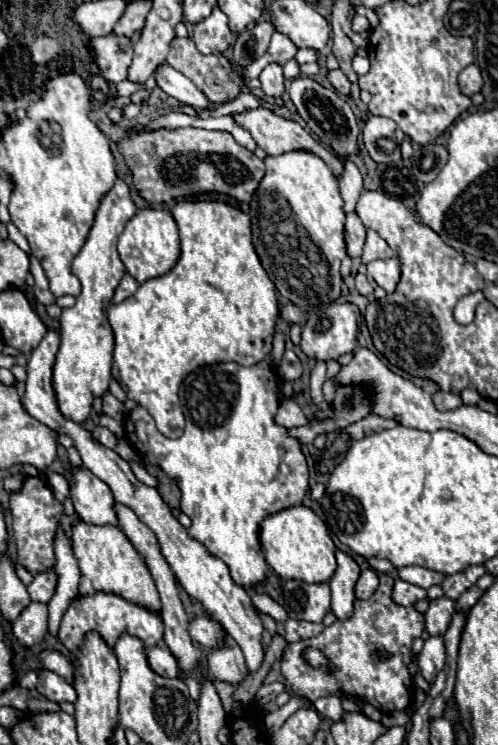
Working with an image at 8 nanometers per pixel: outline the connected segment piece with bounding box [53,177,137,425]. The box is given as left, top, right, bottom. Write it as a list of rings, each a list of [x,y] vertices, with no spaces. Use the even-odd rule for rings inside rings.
[[[119,177],[113,189],[103,197],[91,233],[73,261],[73,273],[79,277],[83,289],[77,303],[61,313],[61,345],[55,359],[53,391],[63,417],[81,425],[91,411],[95,397],[103,397],[111,381],[111,359],[113,359],[113,331],[107,321],[107,305],[111,303],[113,291],[125,275],[125,265],[117,253],[117,239],[125,229],[127,221],[135,215],[137,207],[129,197],[129,187]]]

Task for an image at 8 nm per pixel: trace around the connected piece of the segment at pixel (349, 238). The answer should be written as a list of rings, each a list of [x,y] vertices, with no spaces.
[[[349,213],[347,221],[345,221],[345,249],[347,255],[359,257],[365,245],[365,227],[361,223],[361,219],[357,217],[357,213]]]

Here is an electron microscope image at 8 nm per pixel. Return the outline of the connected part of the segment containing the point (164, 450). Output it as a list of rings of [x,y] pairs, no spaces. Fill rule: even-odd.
[[[269,359],[253,367],[241,367],[237,363],[207,365],[185,377],[179,389],[181,403],[185,405],[187,427],[179,439],[167,439],[157,427],[153,417],[135,407],[125,421],[125,437],[137,449],[137,453],[151,465],[161,467],[181,489],[181,511],[193,521],[189,537],[207,547],[207,551],[219,557],[231,571],[231,577],[241,587],[255,587],[269,575],[269,565],[263,557],[259,543],[259,525],[265,517],[301,503],[309,489],[307,463],[297,439],[287,435],[285,427],[279,427],[273,417],[279,407],[277,375],[273,373]]]

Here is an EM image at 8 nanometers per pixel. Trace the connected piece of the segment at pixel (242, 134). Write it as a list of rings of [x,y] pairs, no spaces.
[[[229,125],[229,129],[227,129],[227,131],[229,131],[229,133],[233,133],[233,135],[237,137],[237,141],[239,141],[241,145],[245,145],[249,151],[255,151],[255,147],[257,147],[257,145],[255,145],[255,141],[249,137],[249,133],[247,133],[247,131],[243,131],[241,127],[239,127],[239,129],[237,129],[237,127],[233,129],[231,125]]]

